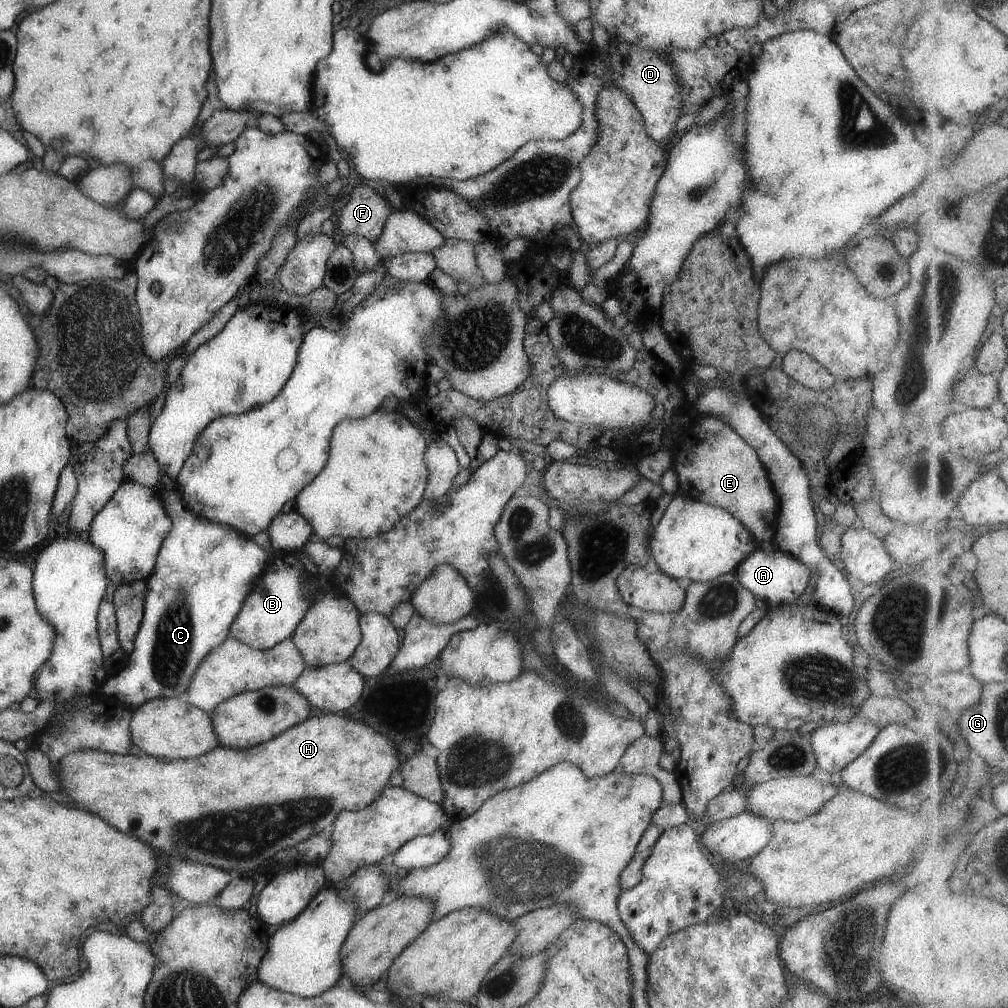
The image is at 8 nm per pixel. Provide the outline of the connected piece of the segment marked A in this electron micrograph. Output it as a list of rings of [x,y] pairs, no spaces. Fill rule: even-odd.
[[[756,548],[743,559],[743,562],[735,566],[733,574],[745,590],[748,590],[755,598],[764,600],[767,607],[790,605],[798,596],[801,596],[808,585],[811,578],[810,570],[790,554],[775,549],[773,551],[773,554],[765,554]]]

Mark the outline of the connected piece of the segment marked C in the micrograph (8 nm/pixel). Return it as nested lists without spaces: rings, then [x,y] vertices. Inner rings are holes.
[[[161,487],[159,498],[170,518],[172,527],[161,543],[152,573],[146,578],[143,614],[136,630],[133,650],[125,666],[114,675],[108,676],[98,691],[115,698],[133,710],[145,701],[158,698],[175,699],[184,693],[201,661],[218,647],[228,636],[232,620],[247,593],[259,580],[271,553],[261,549],[253,540],[232,529],[196,517],[183,506],[177,491],[166,491]]]

